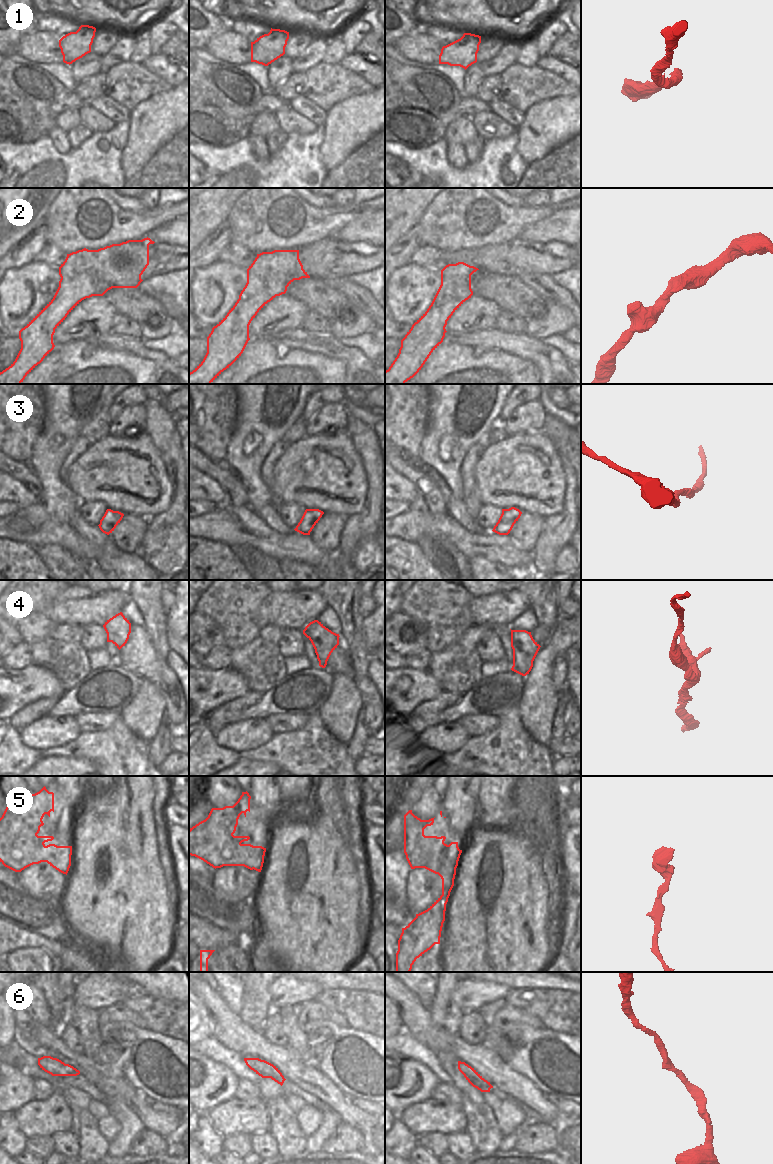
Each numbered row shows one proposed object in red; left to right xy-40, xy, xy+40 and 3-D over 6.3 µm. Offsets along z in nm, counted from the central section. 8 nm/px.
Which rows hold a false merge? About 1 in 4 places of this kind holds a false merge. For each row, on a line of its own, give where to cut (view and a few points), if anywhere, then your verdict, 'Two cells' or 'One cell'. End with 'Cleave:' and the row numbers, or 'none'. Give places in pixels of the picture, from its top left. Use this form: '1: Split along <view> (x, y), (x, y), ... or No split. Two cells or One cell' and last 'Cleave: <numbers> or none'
1: No split. One cell
2: No split. One cell
3: No split. One cell
4: No split. One cell
5: Split along xy+40 (455, 867), (451, 864), (443, 864), (438, 874). Two cells
6: No split. One cell
Cleave: 5

